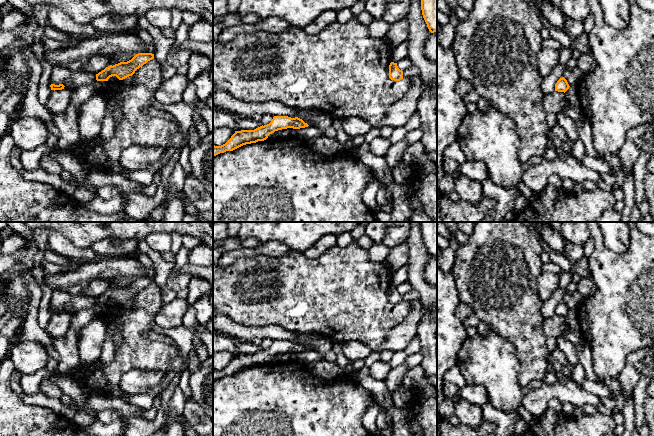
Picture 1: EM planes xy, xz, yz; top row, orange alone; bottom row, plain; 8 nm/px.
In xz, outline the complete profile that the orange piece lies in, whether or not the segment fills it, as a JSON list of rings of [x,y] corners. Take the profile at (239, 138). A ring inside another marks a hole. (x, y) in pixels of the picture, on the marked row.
[[[274,116],[271,122],[267,125],[262,125],[254,130],[235,131],[225,144],[221,146],[215,146],[213,144],[213,156],[226,151],[233,151],[246,144],[264,141],[270,134],[278,130],[287,128],[300,129],[308,126],[307,123],[298,117]]]

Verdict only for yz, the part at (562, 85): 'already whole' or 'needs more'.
already whole

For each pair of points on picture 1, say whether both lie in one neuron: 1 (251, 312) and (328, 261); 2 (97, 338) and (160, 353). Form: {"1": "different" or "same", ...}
{"1": "same", "2": "different"}

